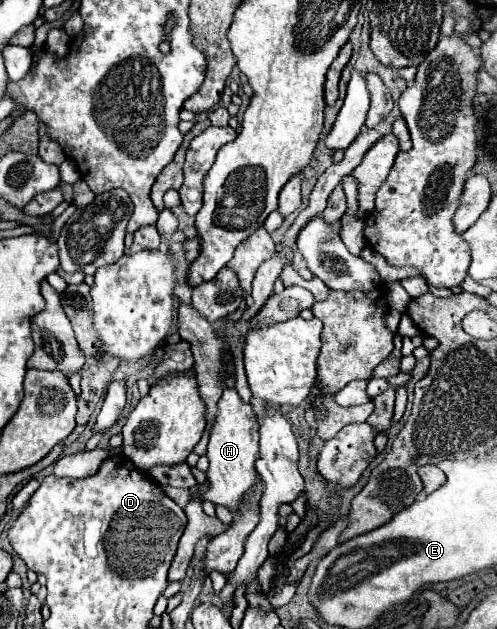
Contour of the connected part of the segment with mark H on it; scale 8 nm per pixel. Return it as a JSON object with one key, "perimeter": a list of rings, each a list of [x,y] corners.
{"perimeter":[[[227,388],[223,390],[223,396],[219,400],[219,414],[211,430],[209,446],[207,446],[207,458],[209,458],[209,470],[207,470],[207,480],[209,480],[209,490],[201,496],[203,500],[211,500],[213,504],[223,504],[229,510],[239,510],[243,504],[241,498],[247,494],[253,484],[257,484],[259,476],[255,472],[255,460],[257,460],[257,414],[251,404],[245,404],[237,390]]]}

